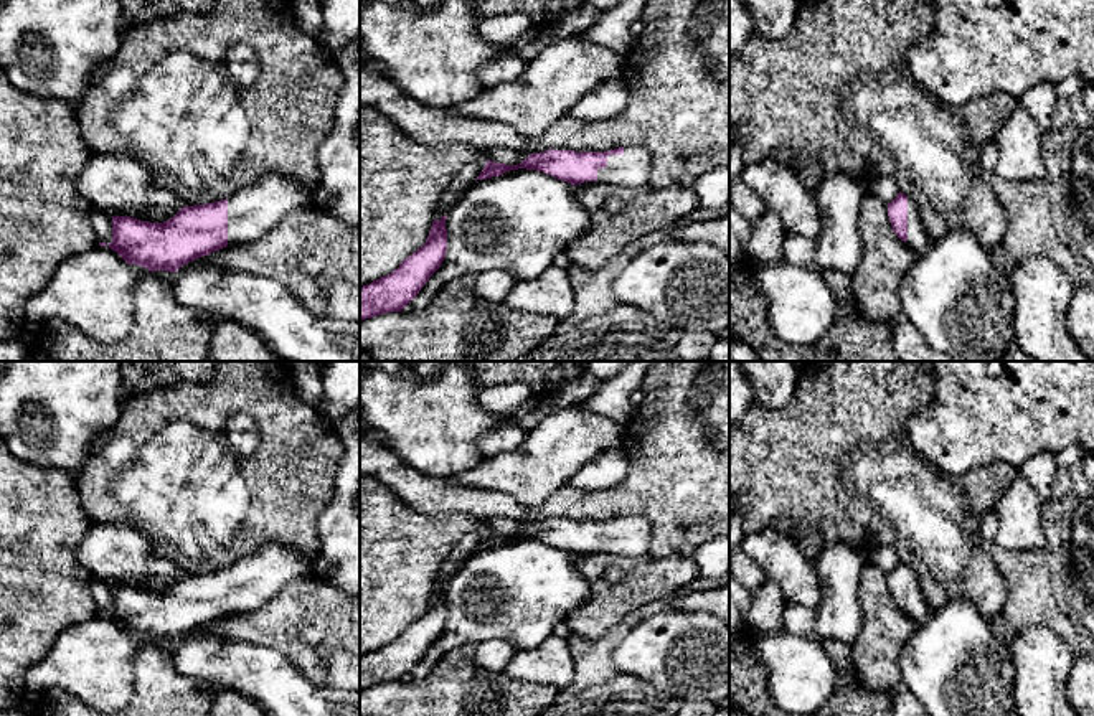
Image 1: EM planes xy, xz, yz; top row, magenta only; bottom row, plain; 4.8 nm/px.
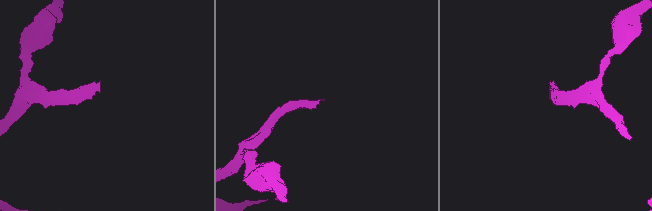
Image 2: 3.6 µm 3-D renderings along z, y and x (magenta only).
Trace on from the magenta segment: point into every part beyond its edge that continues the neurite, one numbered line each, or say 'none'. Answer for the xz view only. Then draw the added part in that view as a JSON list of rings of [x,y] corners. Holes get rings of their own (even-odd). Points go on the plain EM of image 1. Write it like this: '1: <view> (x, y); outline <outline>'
1: xz (631, 538); outline [[[624,516],[622,525],[609,525],[607,536],[597,539],[596,551],[582,554],[615,554],[639,558],[648,553],[650,523],[645,516]]]

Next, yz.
1: yz (918, 607); outline [[[908,568],[908,610],[906,614],[912,617],[917,625],[926,624],[932,615],[932,609],[926,602],[917,576],[914,574],[911,568]]]

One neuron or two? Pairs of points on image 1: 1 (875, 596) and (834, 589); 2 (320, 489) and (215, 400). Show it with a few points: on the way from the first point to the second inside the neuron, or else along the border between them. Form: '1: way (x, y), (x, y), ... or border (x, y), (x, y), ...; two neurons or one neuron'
1: border (867, 560), (860, 573), (858, 631); two neurons
2: way (297, 459), (297, 449), (245, 400); one neuron

